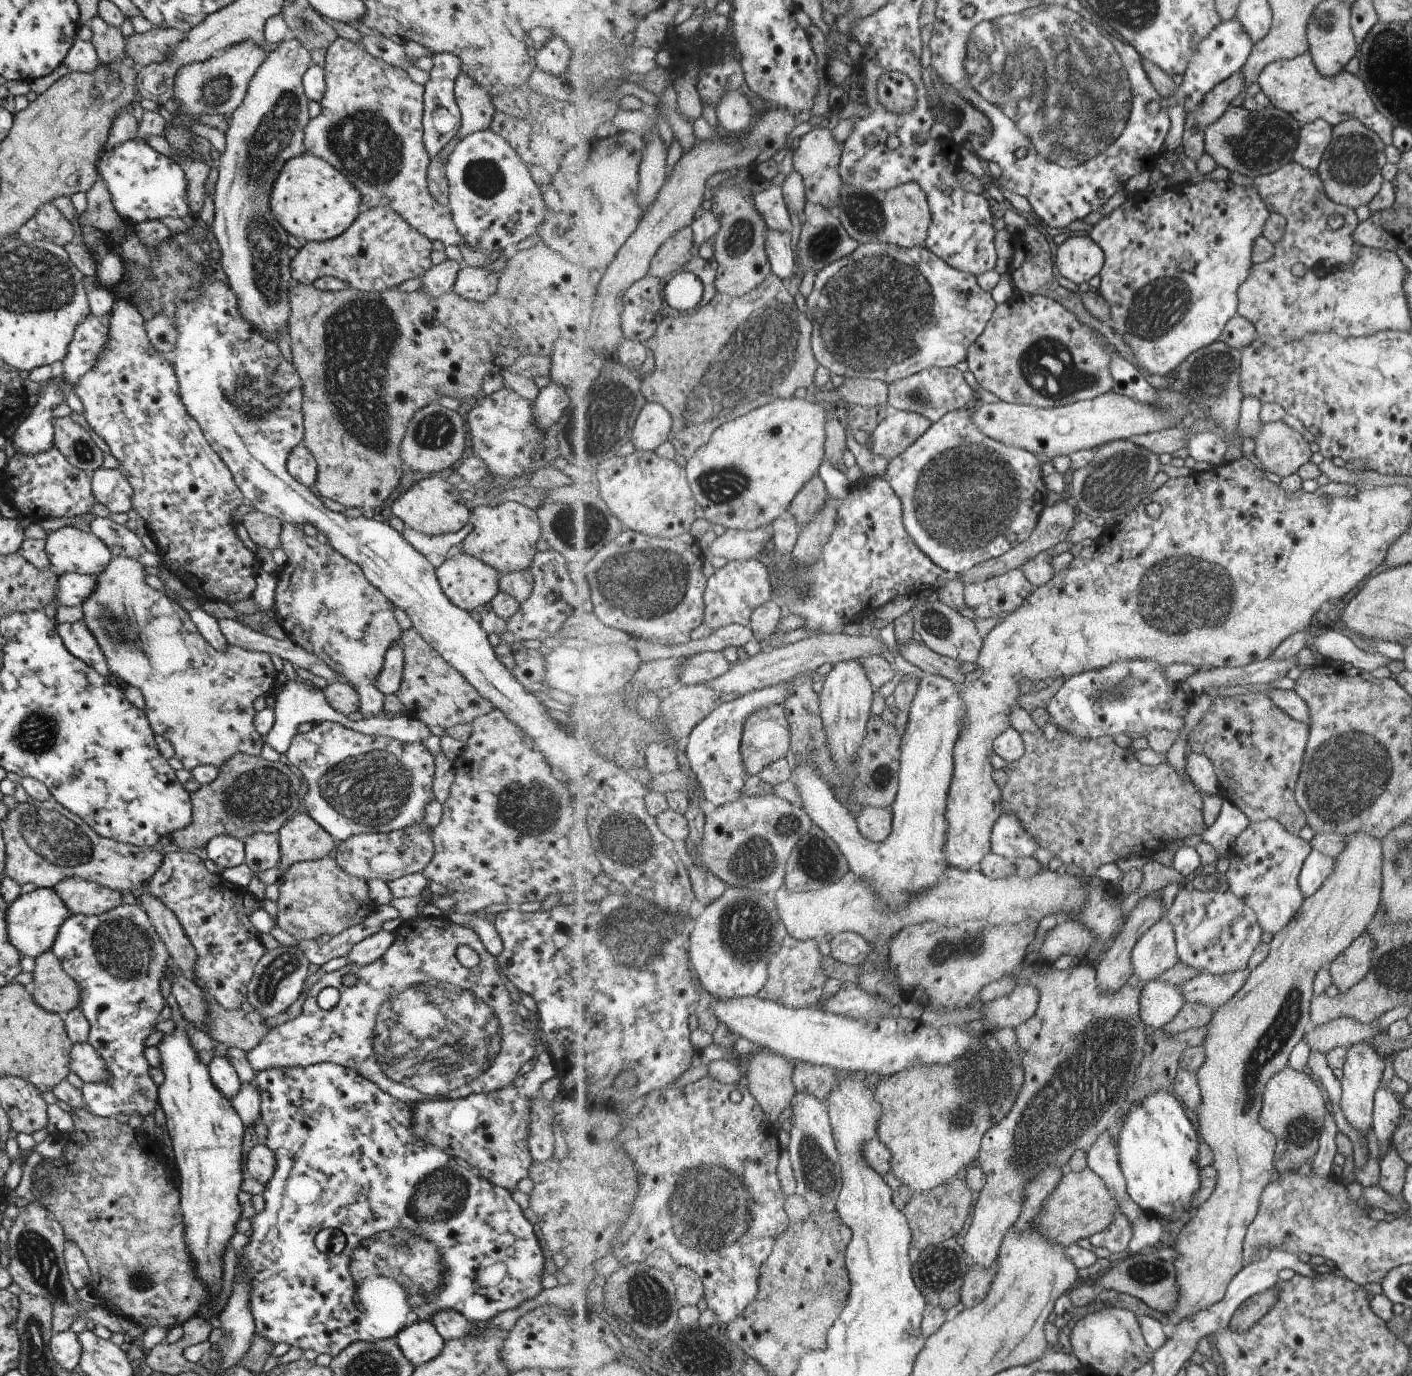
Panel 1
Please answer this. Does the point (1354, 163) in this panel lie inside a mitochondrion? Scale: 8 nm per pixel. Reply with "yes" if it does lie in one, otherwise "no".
yes

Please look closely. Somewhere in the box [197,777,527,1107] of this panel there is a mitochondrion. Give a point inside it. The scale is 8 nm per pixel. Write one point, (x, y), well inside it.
(435, 1036)

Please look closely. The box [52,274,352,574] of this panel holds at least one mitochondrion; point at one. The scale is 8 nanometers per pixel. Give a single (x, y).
(255, 396)

